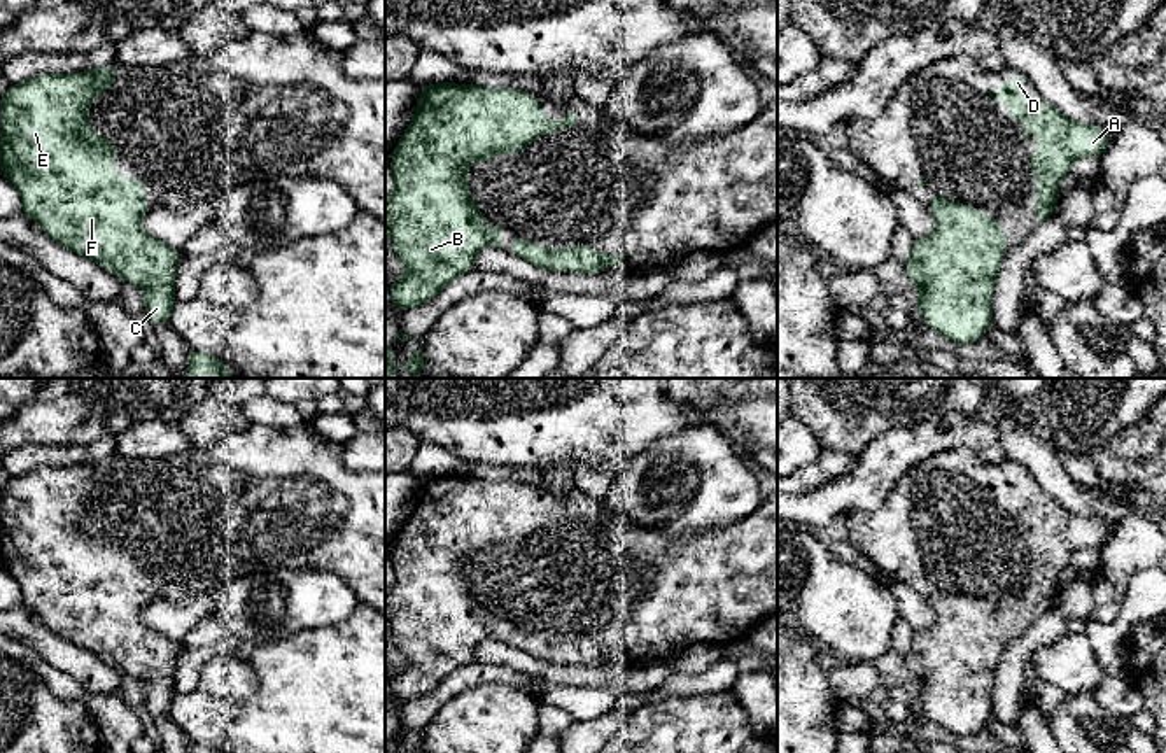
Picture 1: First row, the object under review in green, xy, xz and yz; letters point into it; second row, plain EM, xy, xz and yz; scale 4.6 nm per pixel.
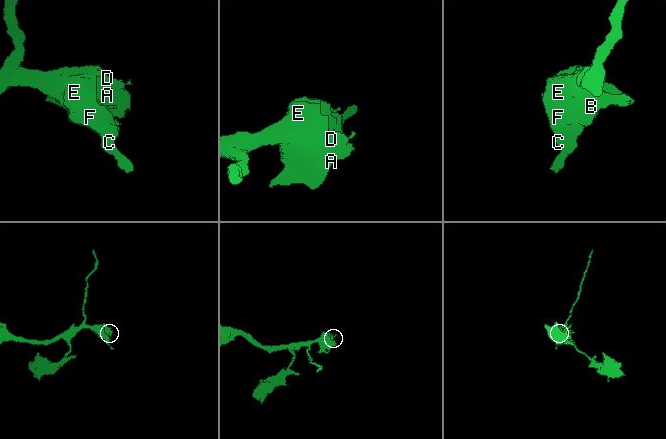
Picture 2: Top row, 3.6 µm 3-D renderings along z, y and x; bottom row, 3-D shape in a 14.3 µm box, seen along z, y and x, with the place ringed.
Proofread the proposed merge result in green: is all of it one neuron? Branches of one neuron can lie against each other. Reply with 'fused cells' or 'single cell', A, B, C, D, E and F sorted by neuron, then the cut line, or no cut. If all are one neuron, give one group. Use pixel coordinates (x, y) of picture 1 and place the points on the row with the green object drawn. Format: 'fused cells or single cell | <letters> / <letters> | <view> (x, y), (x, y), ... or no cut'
single cell | A B C D E F | no cut

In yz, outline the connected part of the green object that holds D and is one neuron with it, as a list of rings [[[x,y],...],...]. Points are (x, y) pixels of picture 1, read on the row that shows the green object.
[[[1024,75],[1021,79],[1003,79],[1003,95],[996,96],[993,88],[987,89],[987,95],[991,100],[1001,100],[1010,109],[1012,121],[1024,123],[1024,138],[1038,137],[1038,151],[1031,154],[1029,170],[1036,179],[1036,214],[1038,224],[1042,224],[1056,212],[1059,182],[1070,173],[1073,161],[1084,156],[1101,158],[1112,138],[1099,126],[1063,117],[1047,100],[1038,109],[1036,93],[1010,93],[1021,89],[1026,81]]]

